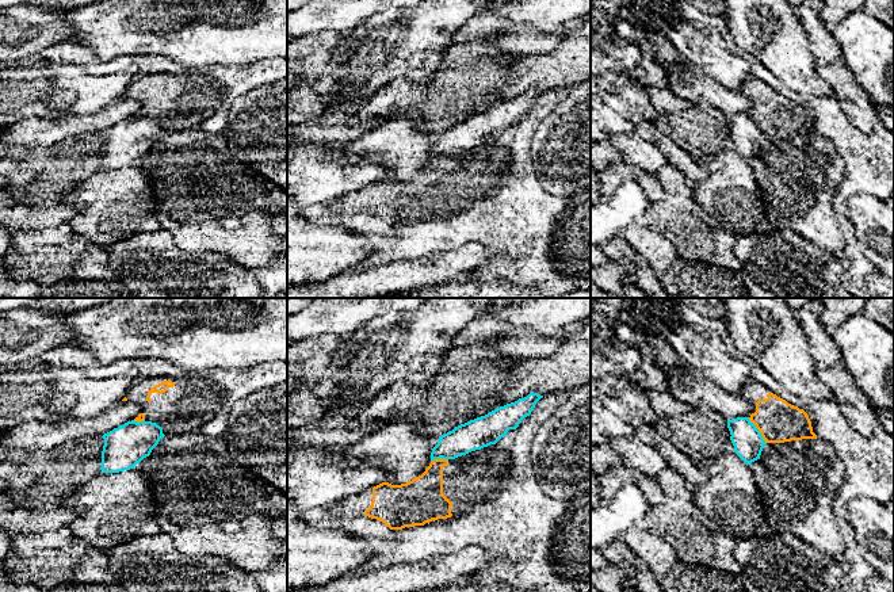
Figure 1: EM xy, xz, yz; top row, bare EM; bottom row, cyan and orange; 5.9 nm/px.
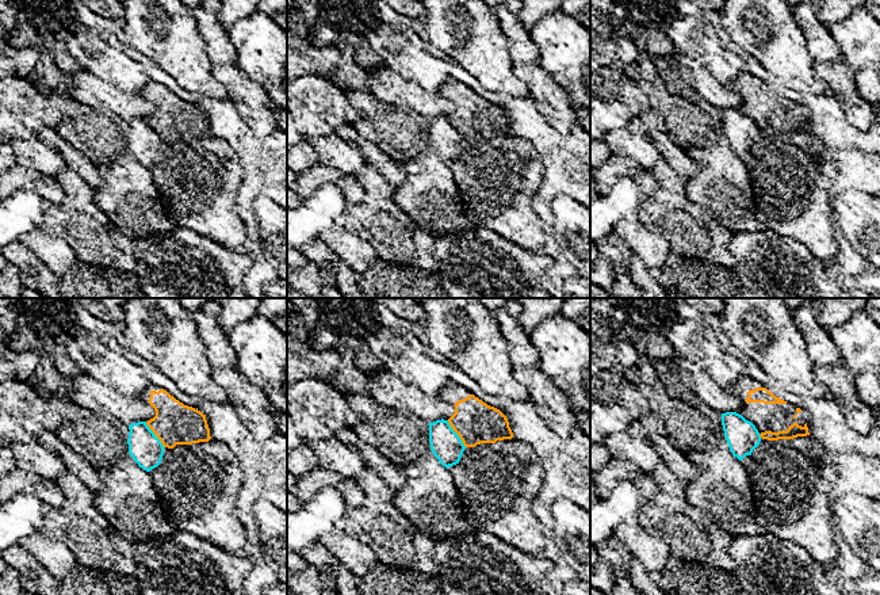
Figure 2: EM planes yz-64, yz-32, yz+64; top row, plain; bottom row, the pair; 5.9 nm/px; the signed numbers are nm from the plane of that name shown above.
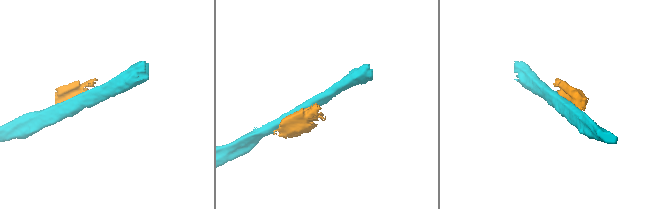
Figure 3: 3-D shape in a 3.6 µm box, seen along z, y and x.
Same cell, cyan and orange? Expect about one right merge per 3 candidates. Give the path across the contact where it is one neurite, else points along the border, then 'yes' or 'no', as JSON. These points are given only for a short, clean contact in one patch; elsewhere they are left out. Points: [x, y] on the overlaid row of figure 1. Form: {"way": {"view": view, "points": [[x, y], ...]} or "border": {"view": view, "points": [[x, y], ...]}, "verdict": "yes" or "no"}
{"verdict": "no"}

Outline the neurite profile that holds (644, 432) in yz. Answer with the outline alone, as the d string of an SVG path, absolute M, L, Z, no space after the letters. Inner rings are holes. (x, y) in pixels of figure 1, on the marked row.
M653 425L638 427L633 436L653 446L662 455L666 465L677 471L689 486L696 488L707 482L707 475L700 467L668 439L658 435Z

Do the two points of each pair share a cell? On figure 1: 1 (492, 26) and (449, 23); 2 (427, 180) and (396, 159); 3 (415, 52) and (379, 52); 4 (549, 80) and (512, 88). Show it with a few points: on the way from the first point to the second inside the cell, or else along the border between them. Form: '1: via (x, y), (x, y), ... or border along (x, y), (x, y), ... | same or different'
1: border along (477, 14), (455, 33), (447, 46) | different
2: border along (431, 157), (420, 171), (405, 179), (385, 179) | different
3: via (407, 52), (388, 52) | same
4: via (539, 80), (522, 80) | same

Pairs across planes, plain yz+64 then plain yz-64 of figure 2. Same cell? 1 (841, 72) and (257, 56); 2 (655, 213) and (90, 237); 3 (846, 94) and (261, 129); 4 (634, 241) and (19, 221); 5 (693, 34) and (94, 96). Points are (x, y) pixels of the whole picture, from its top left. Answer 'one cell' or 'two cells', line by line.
1: two cells
2: one cell
3: one cell
4: two cells
5: two cells

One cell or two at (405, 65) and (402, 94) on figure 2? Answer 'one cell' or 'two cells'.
two cells

